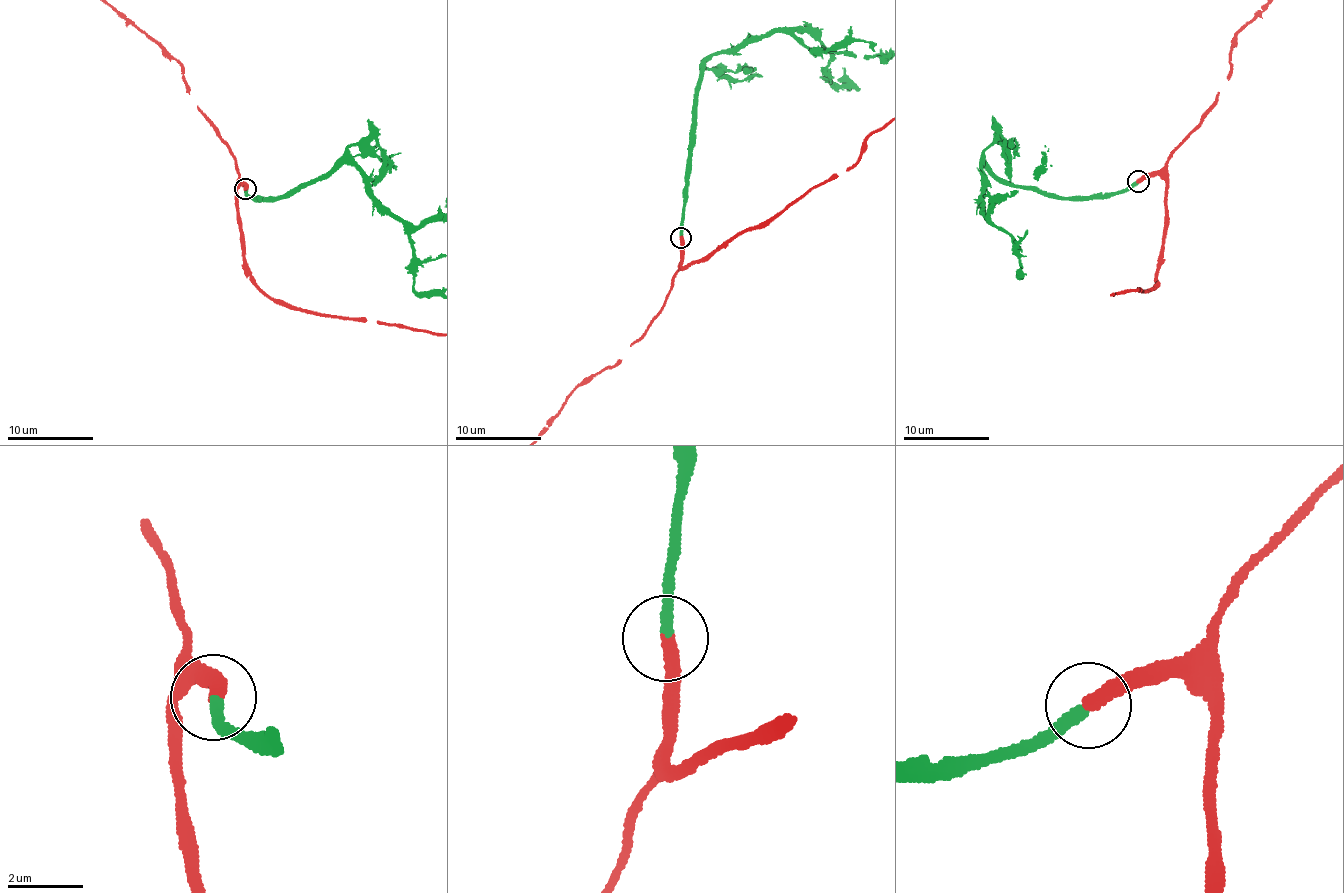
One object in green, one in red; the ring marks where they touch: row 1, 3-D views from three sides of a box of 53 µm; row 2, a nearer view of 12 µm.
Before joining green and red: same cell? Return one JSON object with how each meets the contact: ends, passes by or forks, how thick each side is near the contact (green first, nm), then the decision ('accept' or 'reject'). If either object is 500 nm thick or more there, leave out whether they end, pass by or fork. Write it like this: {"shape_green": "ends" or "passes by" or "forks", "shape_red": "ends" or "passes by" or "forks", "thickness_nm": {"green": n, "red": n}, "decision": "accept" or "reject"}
{"shape_green": "ends", "shape_red": "ends", "thickness_nm": {"green": 280, "red": 380}, "decision": "accept"}

